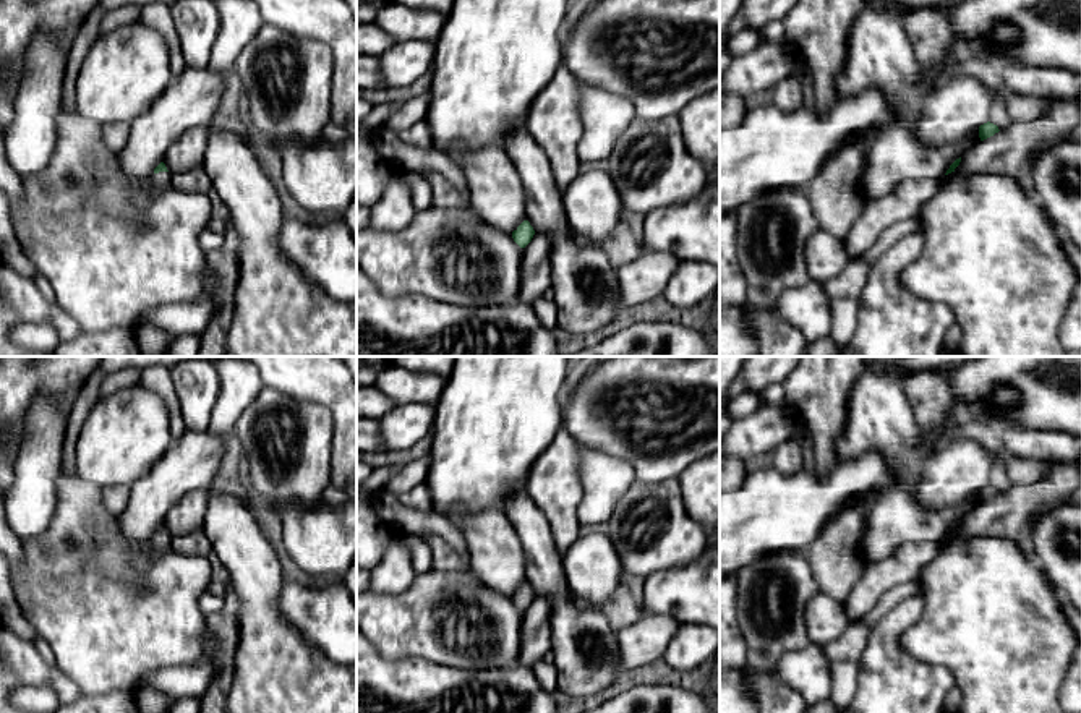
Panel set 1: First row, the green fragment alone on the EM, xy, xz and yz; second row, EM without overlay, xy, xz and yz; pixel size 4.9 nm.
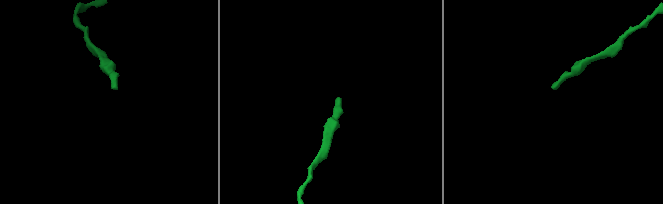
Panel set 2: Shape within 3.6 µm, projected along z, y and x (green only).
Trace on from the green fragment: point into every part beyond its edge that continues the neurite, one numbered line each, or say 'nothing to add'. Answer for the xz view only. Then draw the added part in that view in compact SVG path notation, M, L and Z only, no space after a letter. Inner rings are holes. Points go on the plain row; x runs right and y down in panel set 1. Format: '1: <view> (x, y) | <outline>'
nothing to add

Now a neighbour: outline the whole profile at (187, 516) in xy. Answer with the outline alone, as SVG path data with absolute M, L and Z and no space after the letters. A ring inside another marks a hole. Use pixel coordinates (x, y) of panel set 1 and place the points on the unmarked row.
M207 489L185 494L165 515L164 527L170 538L203 528L207 510Z

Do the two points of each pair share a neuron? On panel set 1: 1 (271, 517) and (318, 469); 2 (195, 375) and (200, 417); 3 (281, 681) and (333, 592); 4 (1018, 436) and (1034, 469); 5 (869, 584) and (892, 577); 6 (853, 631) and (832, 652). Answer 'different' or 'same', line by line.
1: same
2: same
3: different
4: different
5: same
6: same

